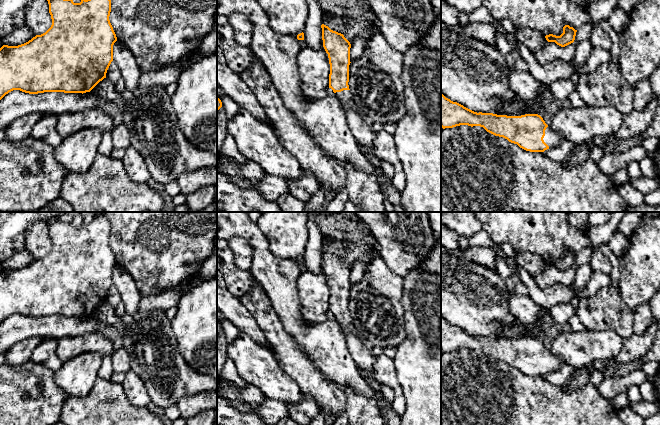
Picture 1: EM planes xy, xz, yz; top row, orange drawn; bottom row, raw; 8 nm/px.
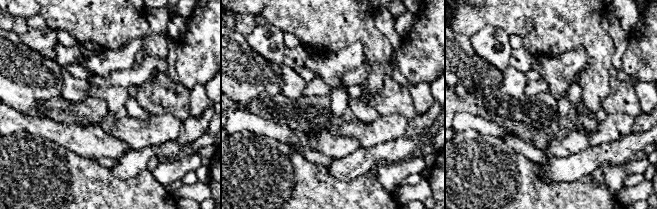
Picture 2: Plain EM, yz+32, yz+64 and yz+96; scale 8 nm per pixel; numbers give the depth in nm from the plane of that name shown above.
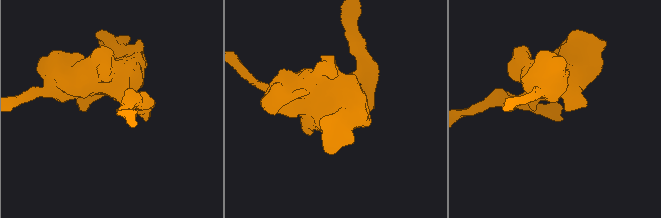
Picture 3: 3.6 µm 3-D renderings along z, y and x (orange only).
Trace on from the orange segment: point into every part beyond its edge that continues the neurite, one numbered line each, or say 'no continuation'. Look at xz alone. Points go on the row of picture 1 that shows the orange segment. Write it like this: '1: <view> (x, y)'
1: xz (363, 133)

